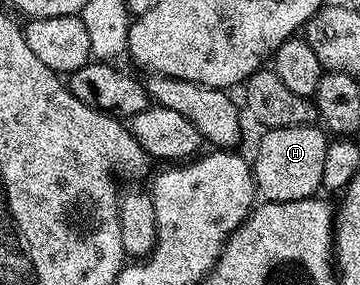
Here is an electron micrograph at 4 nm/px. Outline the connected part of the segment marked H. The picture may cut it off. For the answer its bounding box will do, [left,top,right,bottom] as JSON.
[250,125,329,203]

